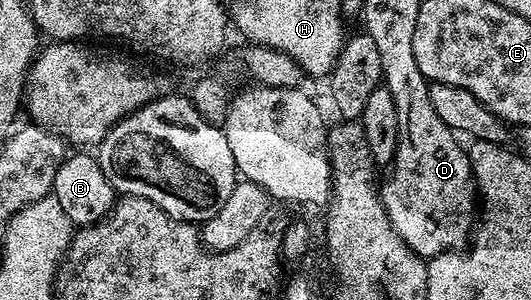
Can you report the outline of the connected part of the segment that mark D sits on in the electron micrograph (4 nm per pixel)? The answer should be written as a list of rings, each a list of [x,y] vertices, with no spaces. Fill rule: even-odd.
[[[414,53],[411,54],[413,67],[413,84],[403,82],[403,90],[399,90],[399,98],[395,101],[397,108],[397,124],[399,125],[399,143],[395,153],[395,161],[389,167],[387,179],[382,179],[379,194],[383,197],[383,207],[393,224],[393,228],[409,244],[413,252],[430,260],[437,254],[446,254],[448,250],[458,250],[468,245],[477,222],[475,202],[477,203],[477,187],[471,173],[471,155],[466,149],[459,147],[460,139],[456,131],[450,130],[433,112],[427,100],[428,83],[417,66]]]

